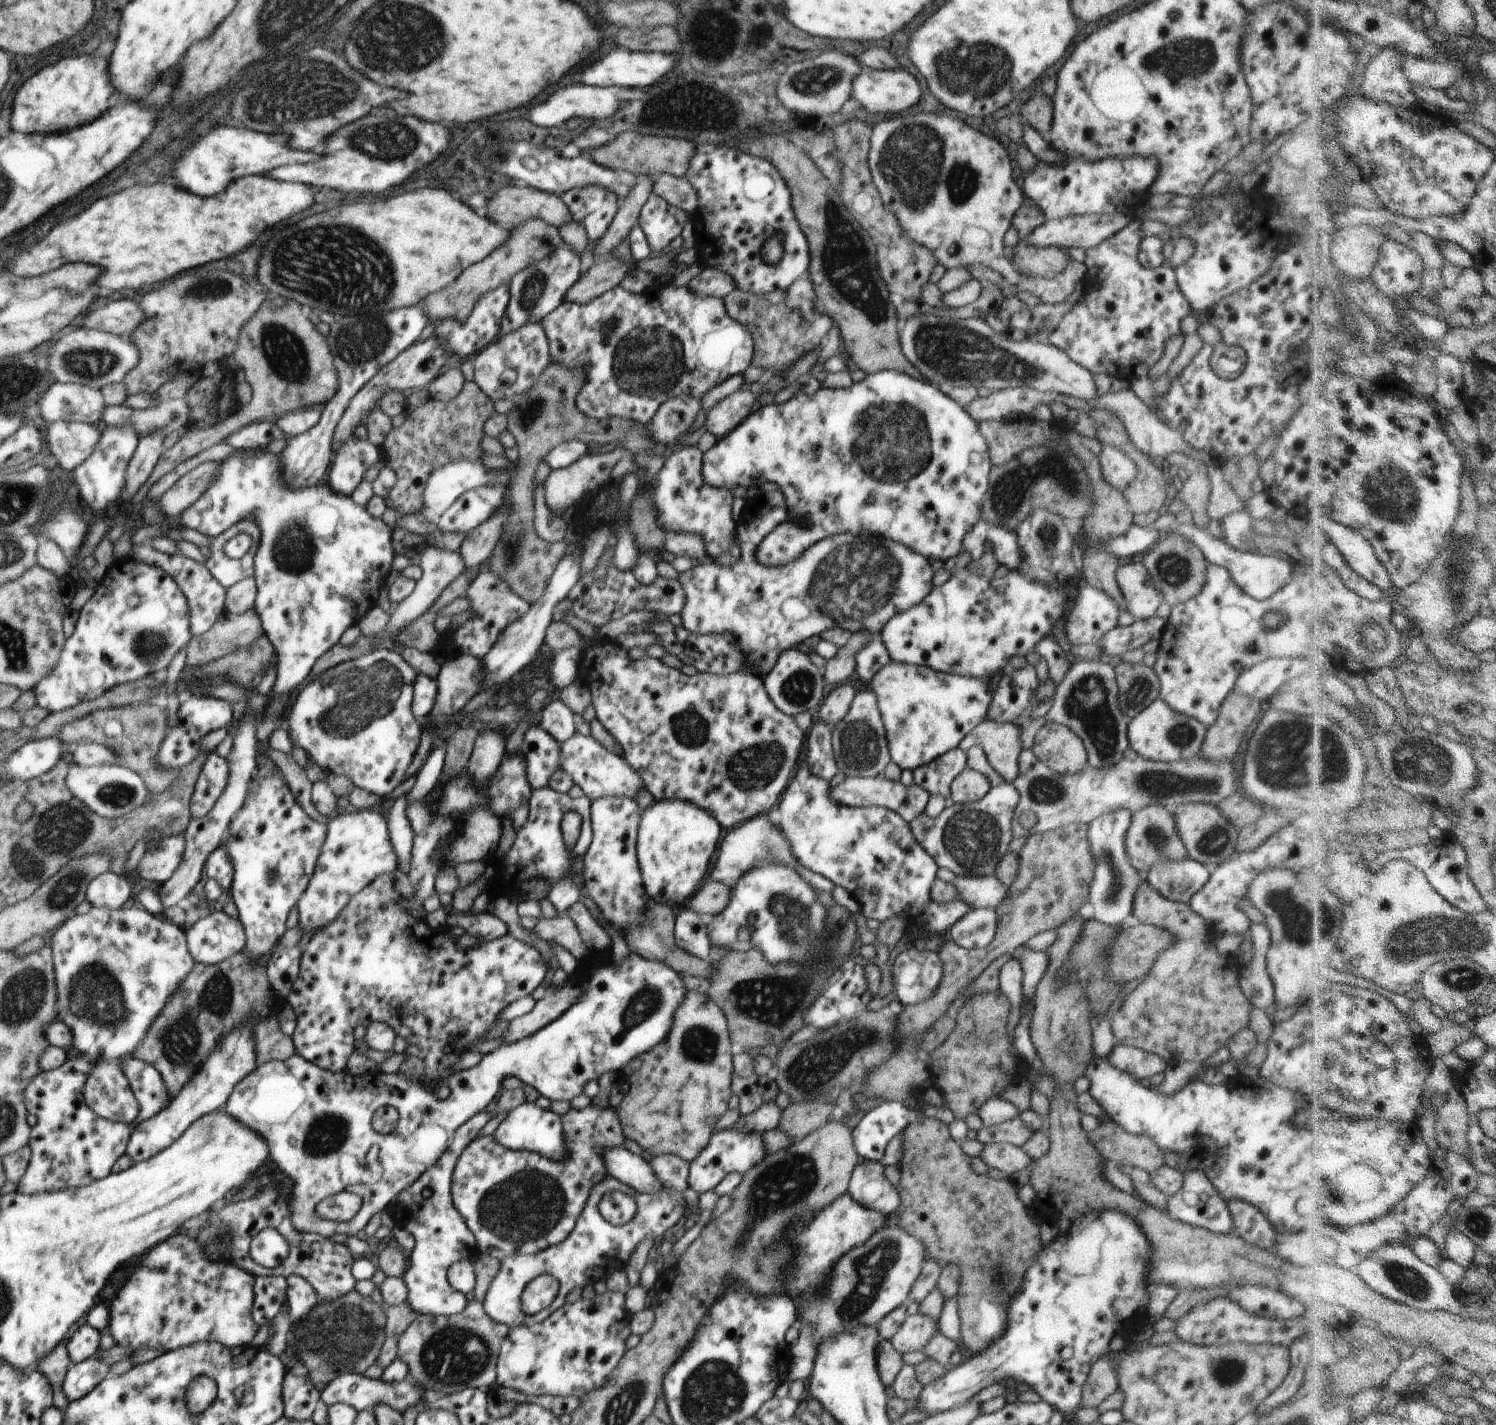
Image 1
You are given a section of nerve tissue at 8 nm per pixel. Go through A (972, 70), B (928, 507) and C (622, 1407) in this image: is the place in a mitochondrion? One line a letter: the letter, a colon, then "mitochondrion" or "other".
A: mitochondrion
B: other
C: mitochondrion

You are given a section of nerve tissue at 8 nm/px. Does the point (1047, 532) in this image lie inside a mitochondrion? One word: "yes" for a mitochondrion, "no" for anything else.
yes

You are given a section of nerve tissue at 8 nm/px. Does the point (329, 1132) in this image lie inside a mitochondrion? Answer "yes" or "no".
yes

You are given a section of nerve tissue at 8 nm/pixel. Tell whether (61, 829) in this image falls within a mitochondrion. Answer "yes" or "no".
yes

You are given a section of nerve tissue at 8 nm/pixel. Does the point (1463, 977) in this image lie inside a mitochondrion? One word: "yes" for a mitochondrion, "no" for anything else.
yes

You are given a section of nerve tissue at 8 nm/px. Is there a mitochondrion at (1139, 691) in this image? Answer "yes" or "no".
yes

